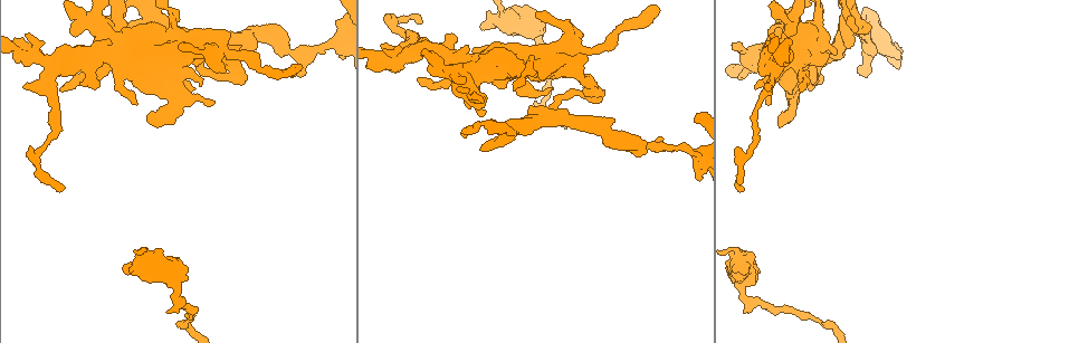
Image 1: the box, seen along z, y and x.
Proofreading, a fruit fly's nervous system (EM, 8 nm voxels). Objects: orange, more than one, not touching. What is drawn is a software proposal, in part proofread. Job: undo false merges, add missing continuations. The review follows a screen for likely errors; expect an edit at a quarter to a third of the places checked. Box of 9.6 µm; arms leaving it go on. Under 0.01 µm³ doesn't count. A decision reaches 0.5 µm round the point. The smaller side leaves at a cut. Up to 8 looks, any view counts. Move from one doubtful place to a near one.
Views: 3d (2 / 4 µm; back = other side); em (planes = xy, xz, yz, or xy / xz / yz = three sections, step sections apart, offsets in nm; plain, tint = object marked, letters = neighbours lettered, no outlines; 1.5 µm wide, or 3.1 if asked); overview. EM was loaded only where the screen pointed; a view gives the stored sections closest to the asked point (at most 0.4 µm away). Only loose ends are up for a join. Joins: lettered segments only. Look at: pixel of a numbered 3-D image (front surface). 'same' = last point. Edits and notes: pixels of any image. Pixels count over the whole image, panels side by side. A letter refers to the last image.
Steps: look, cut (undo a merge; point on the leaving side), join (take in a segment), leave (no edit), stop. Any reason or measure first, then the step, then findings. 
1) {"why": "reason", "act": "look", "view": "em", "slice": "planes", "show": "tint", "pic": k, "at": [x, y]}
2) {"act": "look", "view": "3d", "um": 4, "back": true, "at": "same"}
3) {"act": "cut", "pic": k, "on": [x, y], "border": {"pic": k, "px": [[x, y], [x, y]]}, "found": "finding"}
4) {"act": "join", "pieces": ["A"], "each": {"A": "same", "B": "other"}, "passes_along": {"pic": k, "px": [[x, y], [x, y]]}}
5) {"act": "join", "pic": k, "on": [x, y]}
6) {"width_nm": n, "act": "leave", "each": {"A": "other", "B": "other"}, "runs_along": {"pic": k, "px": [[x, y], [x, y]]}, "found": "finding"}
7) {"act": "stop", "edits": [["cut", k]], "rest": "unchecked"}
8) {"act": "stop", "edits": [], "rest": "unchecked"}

{"act": "look", "view": "em", "slice": "planes", "show": "plain", "pic": 1, "at": [454, 76]}

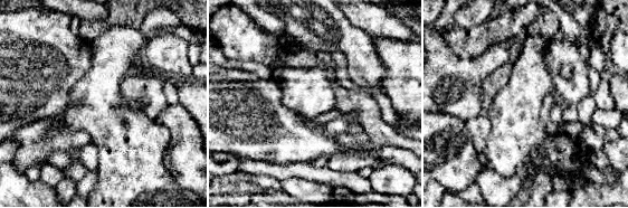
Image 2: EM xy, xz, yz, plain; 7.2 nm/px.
{"act": "look", "view": "em", "slice": "planes", "show": "letters", "at": "same"}

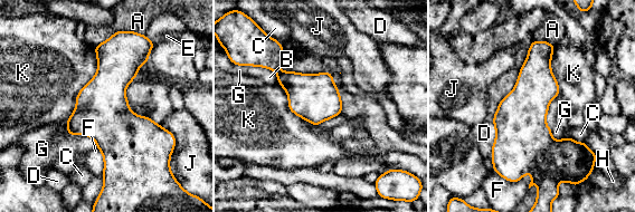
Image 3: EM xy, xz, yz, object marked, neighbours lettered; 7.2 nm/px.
{"act": "leave", "each": {"A": "other", "B": "other", "C": "other", "D": "other", "E": "other", "F": "other", "G": "other", "H": "other", "J": "other", "K": "other"}, "border": {"pic": 3, "px": [[94, 48], [96, 74], [69, 115]]}, "found": "one cell here"}

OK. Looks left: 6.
{"act": "look", "view": "em", "slice": "planes", "show": "letters", "pic": 1, "at": [24, 88]}

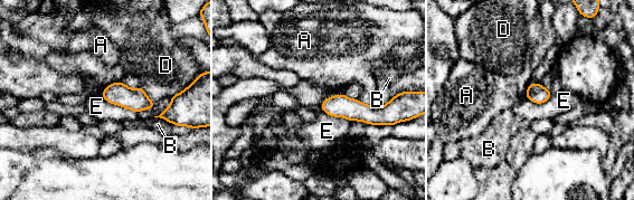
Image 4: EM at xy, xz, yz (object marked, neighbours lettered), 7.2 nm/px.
{"act": "leave", "each": {"A": "other", "B": "other", "D": "other", "E": "other"}, "found": "none of them fits"}

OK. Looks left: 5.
{"why": "abrupt turn", "act": "look", "view": "em", "slice": "planes", "show": "tint", "pic": 1, "at": [833, 323]}

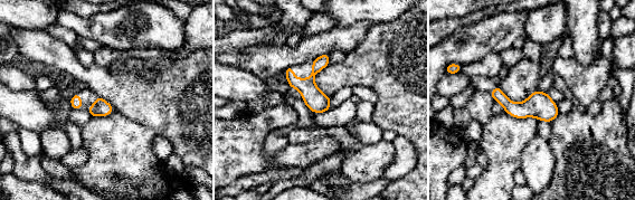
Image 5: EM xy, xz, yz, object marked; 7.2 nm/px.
{"why": "see the neighbours", "act": "look", "view": "em", "slice": "planes", "show": "letters", "at": "same"}

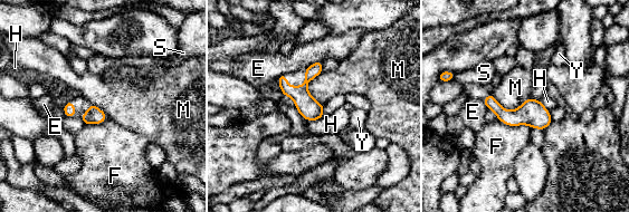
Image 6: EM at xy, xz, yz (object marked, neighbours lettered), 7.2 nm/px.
{"longest_contact_nm": ["M", 280], "act": "leave", "each": {"E": "other", "F": "other", "H": "other", "M": "other", "S": "other", "Y": "other"}, "border": {"pic": 6, "px": [[323, 115], [315, 119], [305, 119]]}, "found": "continuous, no second cell"}

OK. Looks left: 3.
{"act": "stop", "edits": [], "rest": "unchecked"}

